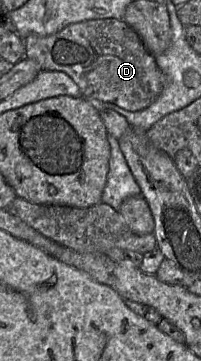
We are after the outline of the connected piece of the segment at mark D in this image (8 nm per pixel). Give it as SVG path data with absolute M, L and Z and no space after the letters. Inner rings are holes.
M86 20L70 24L52 35L30 34L24 38L24 42L25 58L35 61L42 70L68 74L78 85L82 97L86 99L110 102L128 111L139 111L150 106L165 87L165 76L155 57L146 49L139 35L123 20Z

